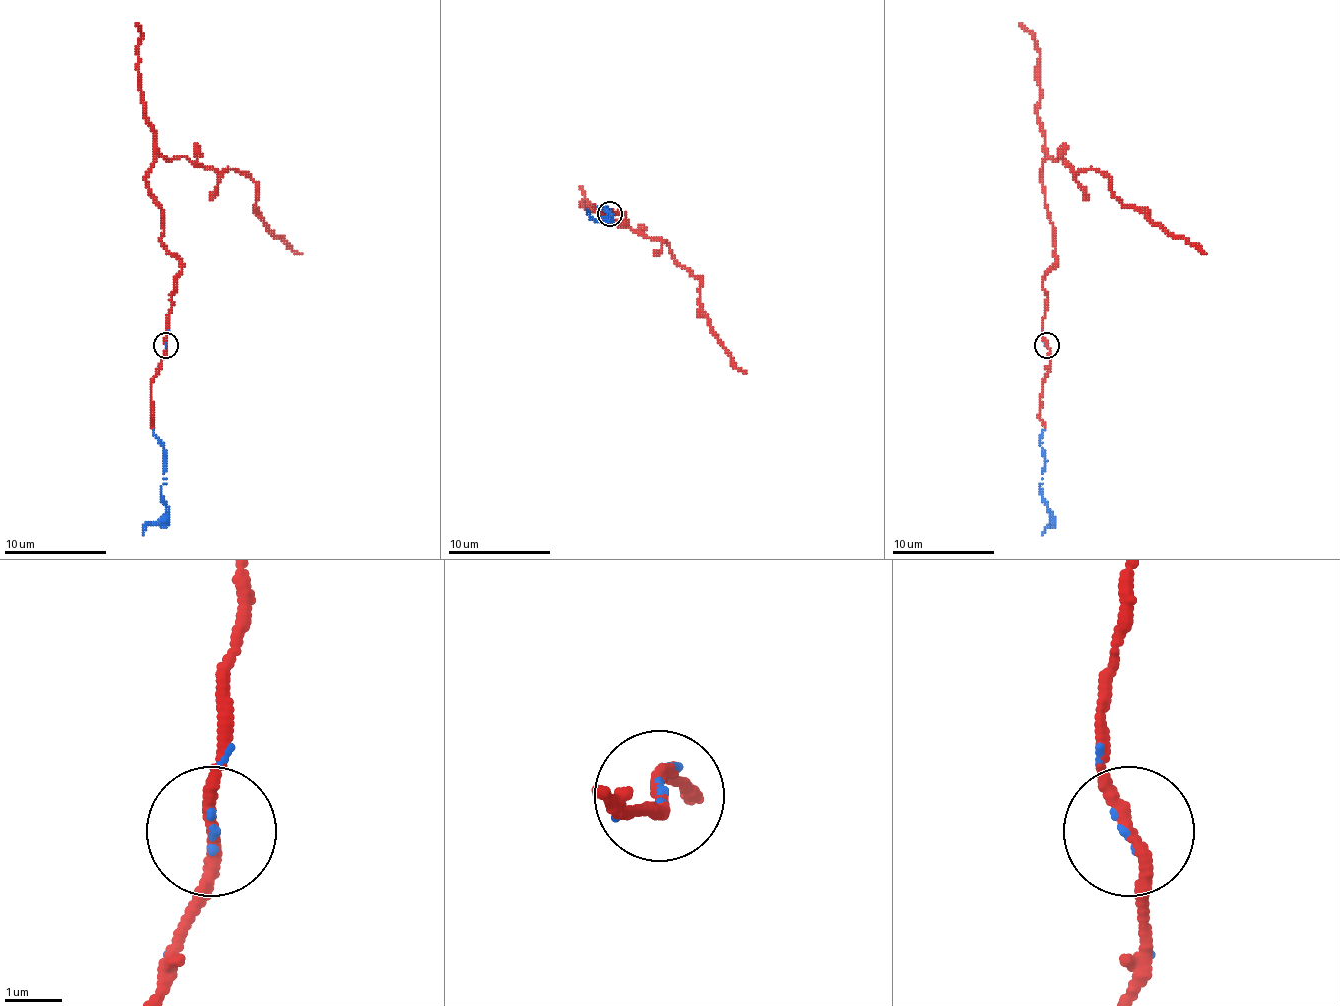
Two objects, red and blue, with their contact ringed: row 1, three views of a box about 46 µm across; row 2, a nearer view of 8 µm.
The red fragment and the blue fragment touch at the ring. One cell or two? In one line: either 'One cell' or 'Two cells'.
One cell

